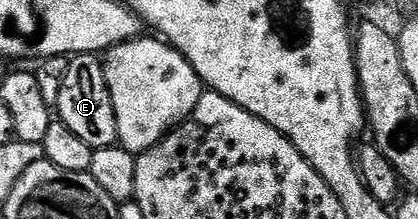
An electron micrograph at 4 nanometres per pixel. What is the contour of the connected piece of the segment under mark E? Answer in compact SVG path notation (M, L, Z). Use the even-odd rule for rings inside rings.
M78 53L71 58L68 70L60 81L60 90L54 97L54 109L58 119L82 139L93 151L117 144L118 119L114 115L114 103L106 83L101 58L94 53Z

